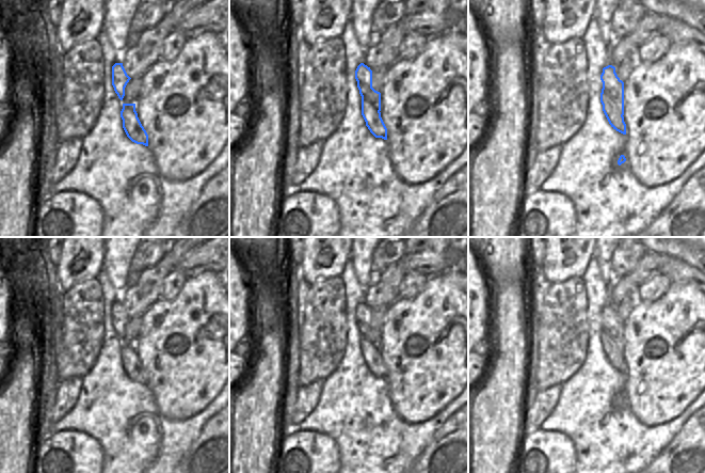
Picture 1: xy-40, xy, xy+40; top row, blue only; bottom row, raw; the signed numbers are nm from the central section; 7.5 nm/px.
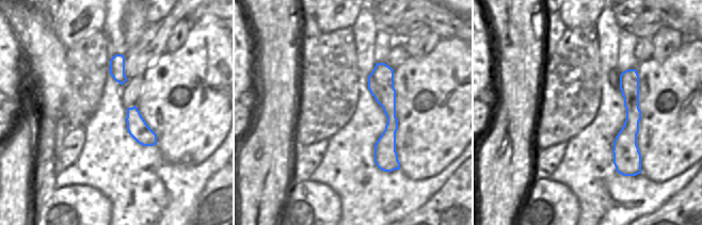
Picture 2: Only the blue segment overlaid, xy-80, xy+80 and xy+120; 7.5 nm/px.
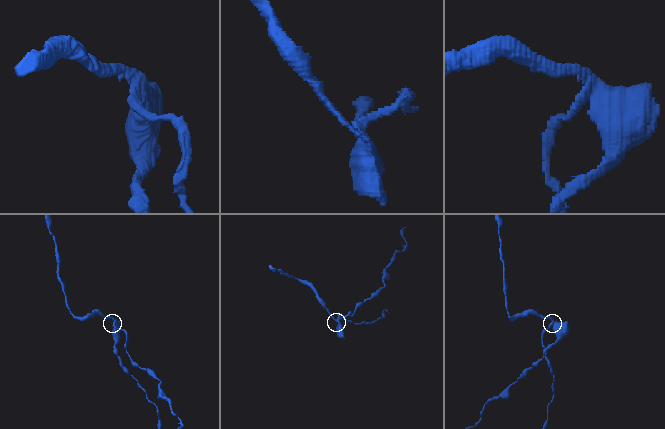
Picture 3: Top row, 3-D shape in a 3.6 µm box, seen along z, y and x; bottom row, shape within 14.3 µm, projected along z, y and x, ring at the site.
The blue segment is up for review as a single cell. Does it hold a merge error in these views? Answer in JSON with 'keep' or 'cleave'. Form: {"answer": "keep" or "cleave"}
{"answer": "cleave"}

